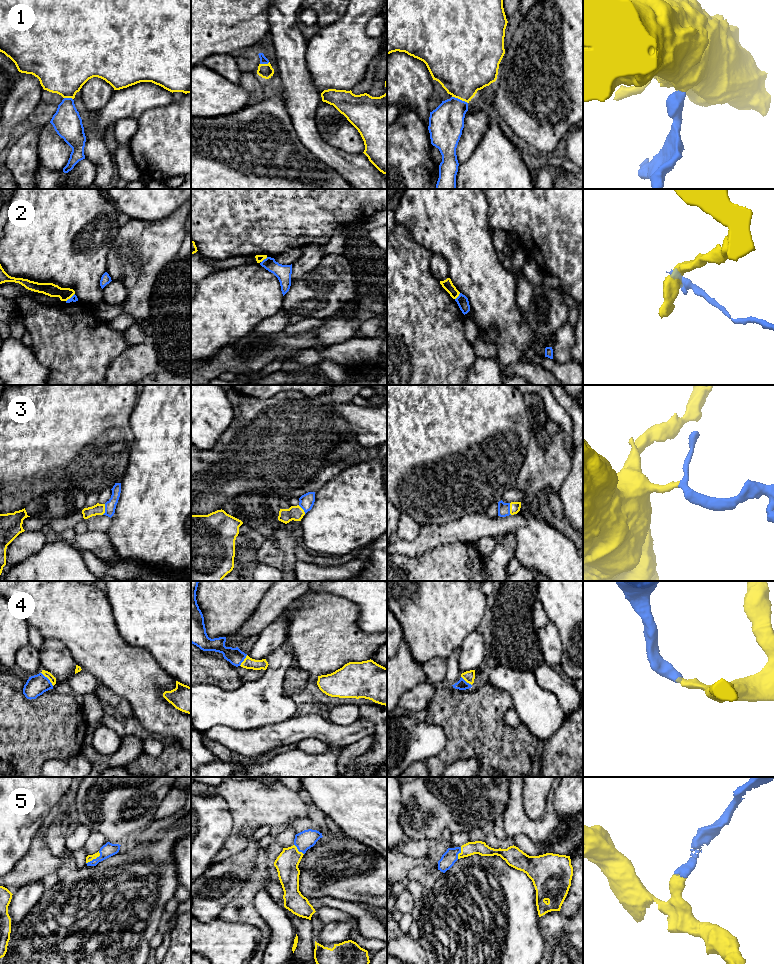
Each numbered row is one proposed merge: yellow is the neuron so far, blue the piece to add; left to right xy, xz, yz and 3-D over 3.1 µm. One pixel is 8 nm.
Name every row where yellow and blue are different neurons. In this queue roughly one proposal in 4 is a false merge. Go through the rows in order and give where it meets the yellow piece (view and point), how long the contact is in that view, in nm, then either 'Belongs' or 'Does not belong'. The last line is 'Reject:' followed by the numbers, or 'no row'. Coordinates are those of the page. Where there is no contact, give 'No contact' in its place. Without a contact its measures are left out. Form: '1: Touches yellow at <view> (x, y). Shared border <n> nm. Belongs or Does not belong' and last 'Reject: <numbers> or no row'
1: Touches yellow at yz (460, 99). Shared border 140 nm. Belongs
2: Touches yellow at xz (264, 258). Shared border 70 nm. Does not belong
3: Touches yellow at yz (510, 509). Shared border 100 nm. Belongs
4: Touches yellow at xy (48, 678). Shared border 150 nm. Belongs
5: Touches yellow at xy (94, 858). Shared border 150 nm. Belongs
Reject: 2

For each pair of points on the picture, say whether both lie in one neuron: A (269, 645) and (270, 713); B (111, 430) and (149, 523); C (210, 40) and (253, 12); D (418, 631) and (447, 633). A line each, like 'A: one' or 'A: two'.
A: two
B: two
C: one
D: one

